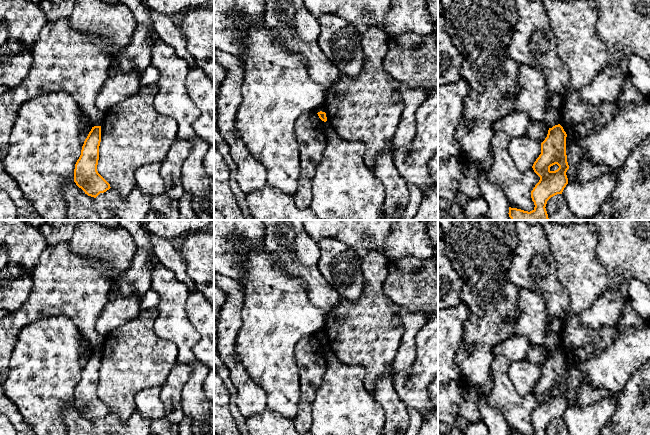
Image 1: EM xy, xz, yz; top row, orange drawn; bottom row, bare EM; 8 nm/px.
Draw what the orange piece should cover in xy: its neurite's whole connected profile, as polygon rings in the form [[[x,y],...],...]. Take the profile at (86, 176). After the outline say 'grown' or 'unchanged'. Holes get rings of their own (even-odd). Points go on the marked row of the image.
[[[101,126],[92,127],[82,146],[81,155],[75,164],[74,182],[88,196],[96,198],[109,190],[110,184],[98,173]]]; unchanged

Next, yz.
[[[560,124],[549,128],[547,137],[541,143],[541,154],[532,166],[540,177],[531,191],[535,207],[530,212],[509,207],[511,220],[549,220],[545,208],[547,201],[557,194],[562,194],[568,184],[566,137],[567,134]]]; unchanged

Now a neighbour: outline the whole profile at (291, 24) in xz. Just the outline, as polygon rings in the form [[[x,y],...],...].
[[[303,0],[264,1],[263,20],[274,42],[304,56],[310,78],[328,89],[340,72],[325,57],[318,45],[321,31],[318,18],[310,13]]]

